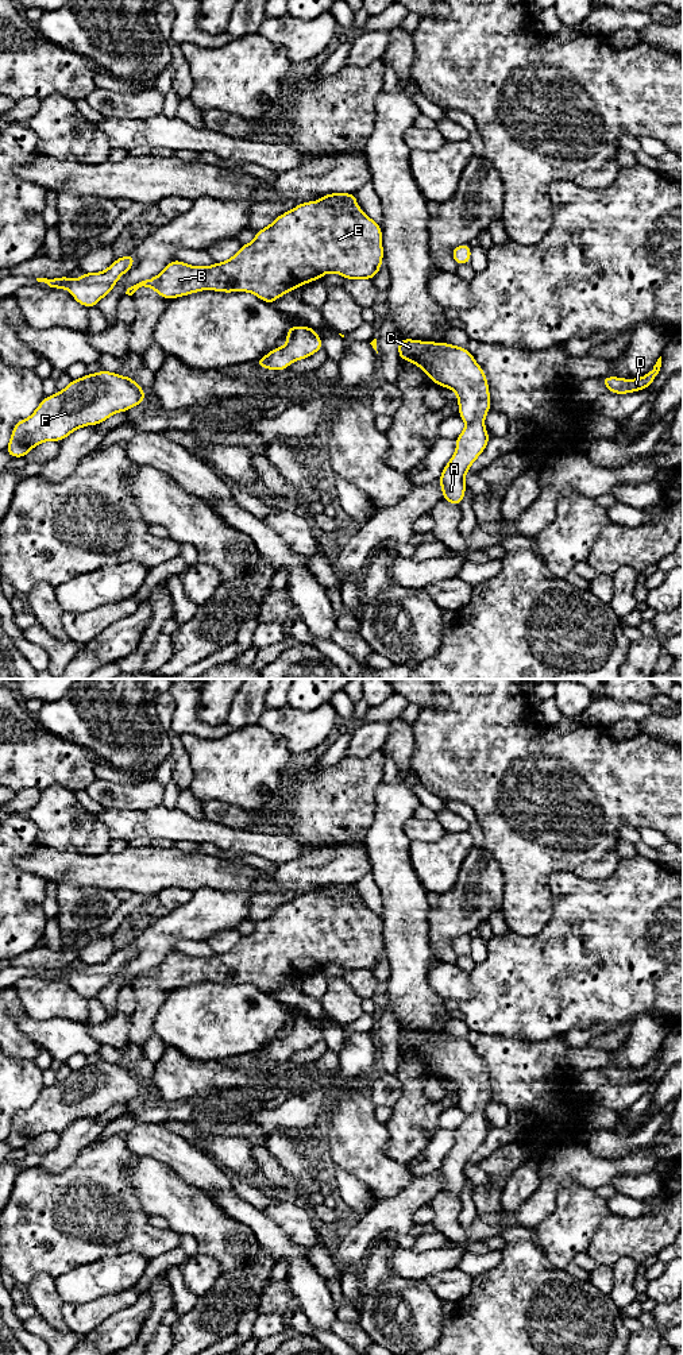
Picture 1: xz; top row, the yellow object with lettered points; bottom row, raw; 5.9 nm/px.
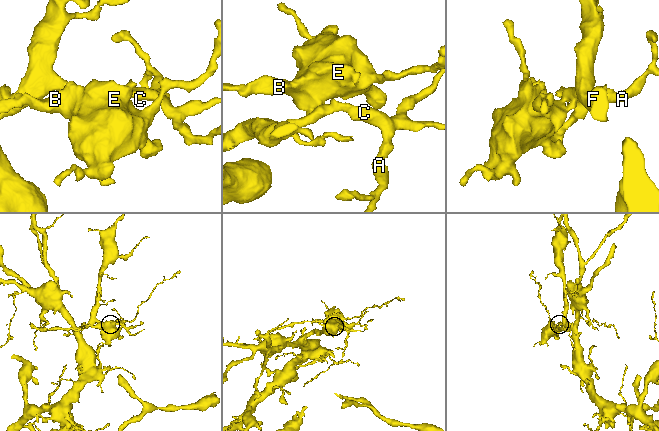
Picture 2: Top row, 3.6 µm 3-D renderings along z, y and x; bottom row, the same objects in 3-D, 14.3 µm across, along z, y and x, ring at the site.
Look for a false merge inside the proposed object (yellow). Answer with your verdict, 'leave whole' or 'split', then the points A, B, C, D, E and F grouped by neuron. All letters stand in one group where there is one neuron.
split; groups A C D F / B E

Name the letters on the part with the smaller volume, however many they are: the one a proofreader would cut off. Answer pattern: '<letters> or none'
B, E

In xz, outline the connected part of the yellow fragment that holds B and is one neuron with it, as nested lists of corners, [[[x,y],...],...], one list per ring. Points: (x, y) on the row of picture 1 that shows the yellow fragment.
[[[331,193],[319,201],[298,204],[256,231],[255,239],[240,246],[231,259],[208,267],[174,259],[157,277],[128,287],[126,294],[132,296],[142,286],[153,287],[169,301],[201,290],[250,292],[273,306],[281,296],[321,279],[327,273],[337,273],[344,279],[373,279],[383,259],[382,228],[356,205],[352,193]]]

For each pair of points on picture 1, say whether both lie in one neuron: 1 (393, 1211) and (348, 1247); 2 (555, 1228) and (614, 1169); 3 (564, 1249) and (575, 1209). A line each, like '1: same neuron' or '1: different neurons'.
1: same neuron
2: different neurons
3: same neuron

